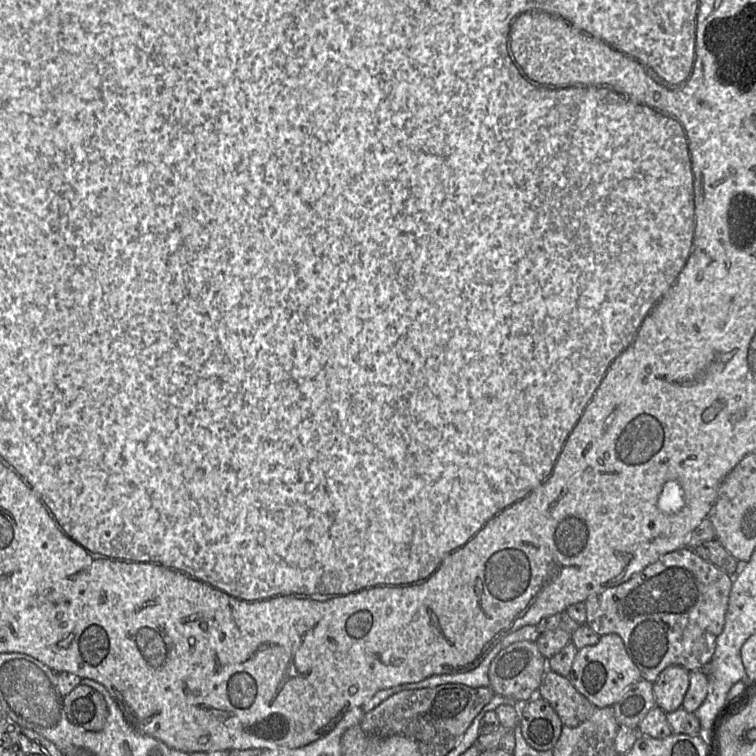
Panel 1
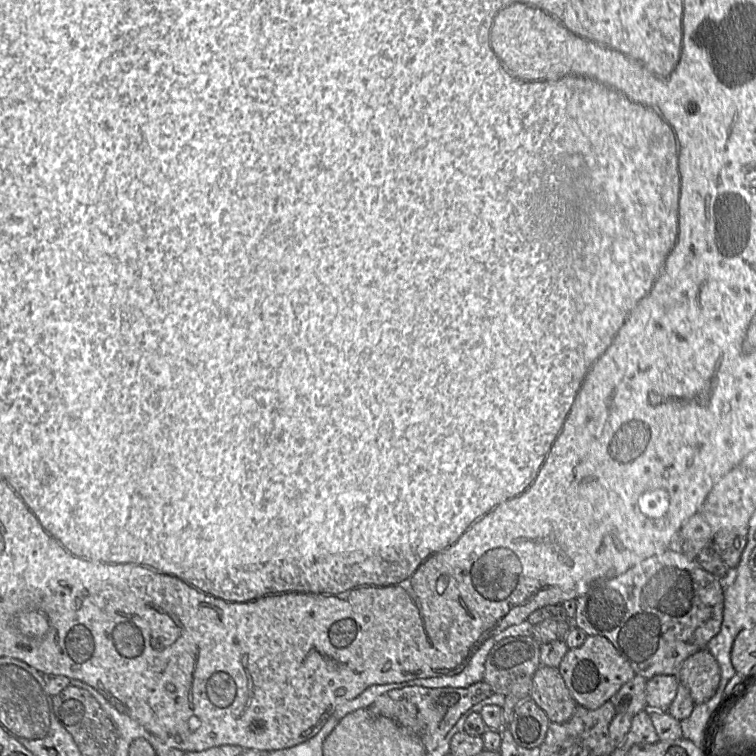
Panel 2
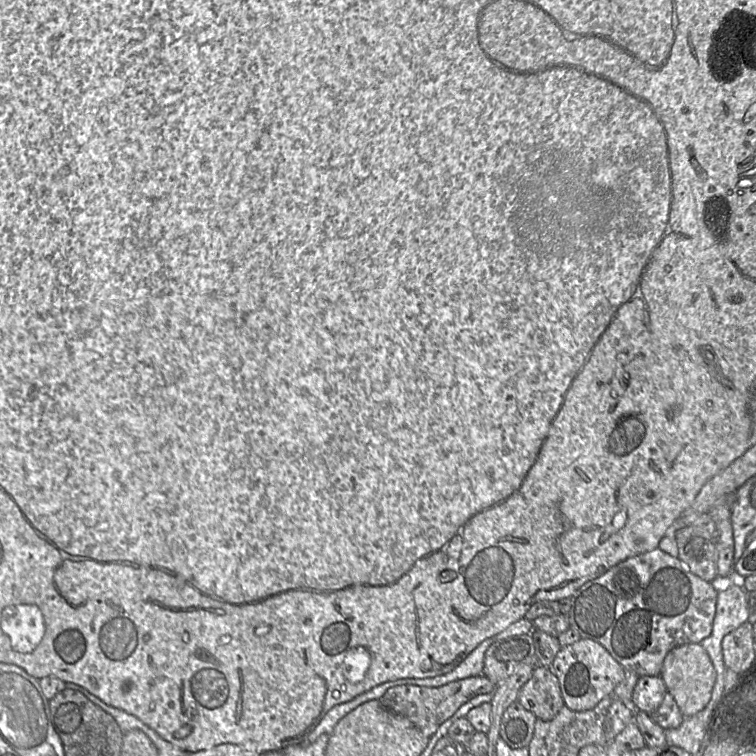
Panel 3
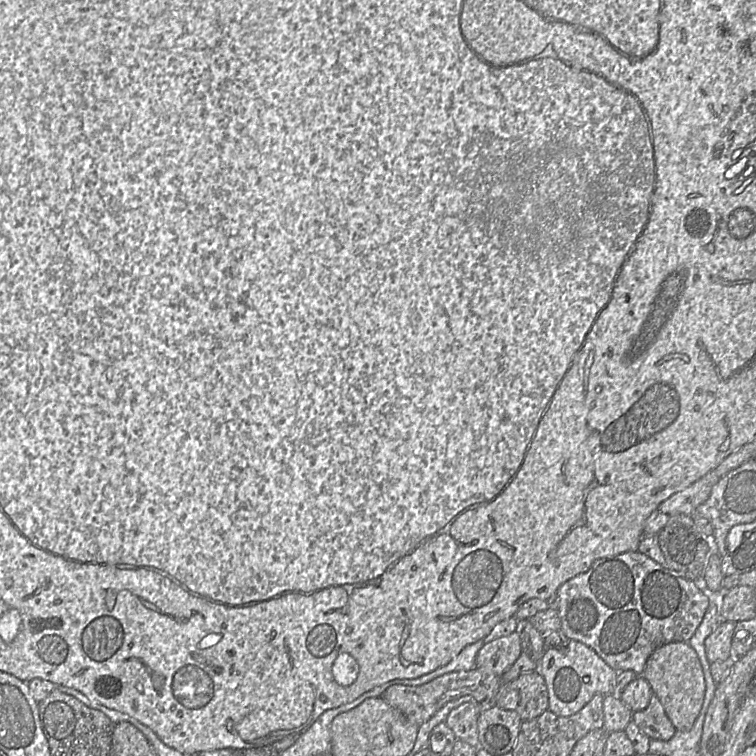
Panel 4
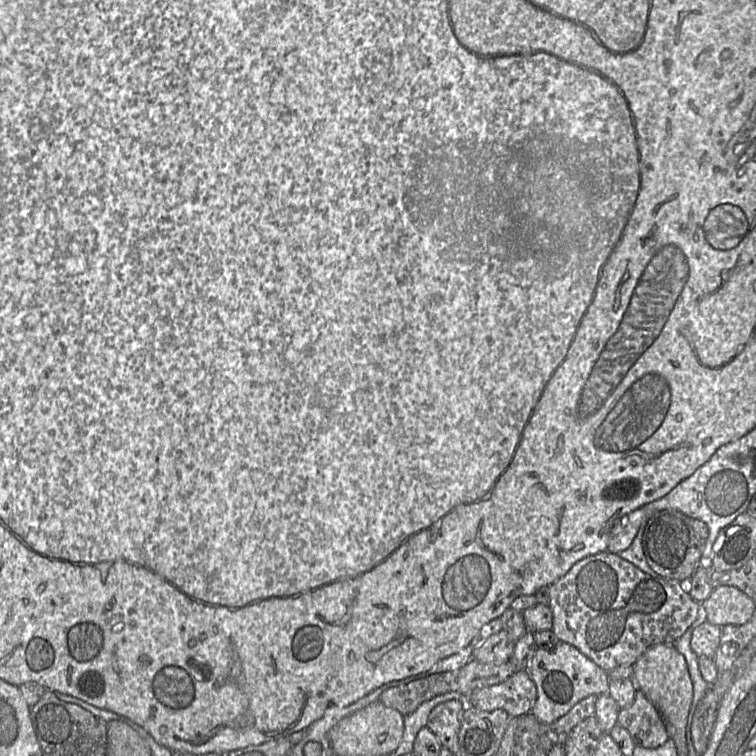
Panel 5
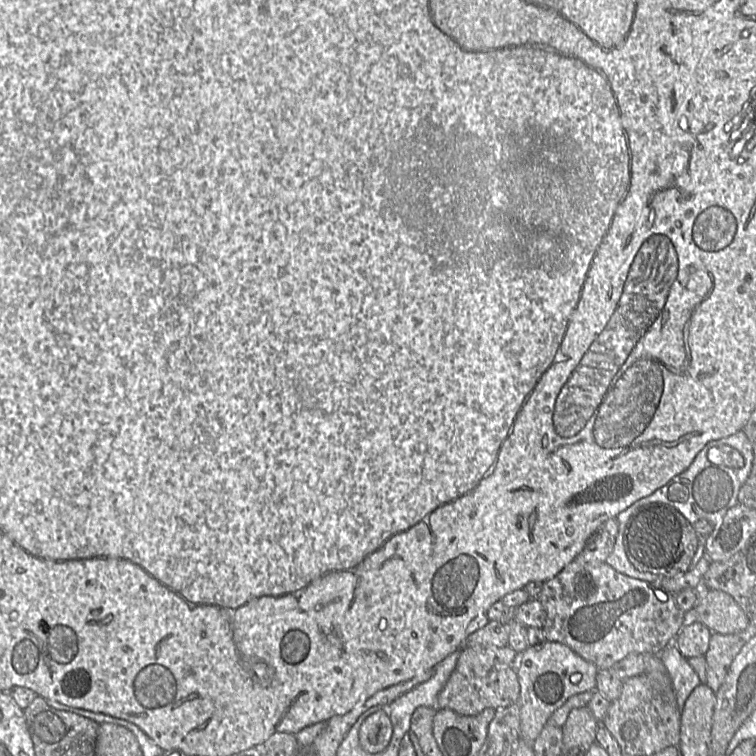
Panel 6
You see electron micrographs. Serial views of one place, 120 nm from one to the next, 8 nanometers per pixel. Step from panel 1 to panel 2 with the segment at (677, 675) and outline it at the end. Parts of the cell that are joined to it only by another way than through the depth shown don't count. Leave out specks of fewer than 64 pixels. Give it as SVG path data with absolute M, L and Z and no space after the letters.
M656 675L646 682L646 702L651 710L668 712L680 682L674 675Z

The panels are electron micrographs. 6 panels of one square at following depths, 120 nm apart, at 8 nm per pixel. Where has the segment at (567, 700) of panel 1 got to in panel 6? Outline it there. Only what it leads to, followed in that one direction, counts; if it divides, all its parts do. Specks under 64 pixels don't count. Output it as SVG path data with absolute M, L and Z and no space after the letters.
M498 667L487 676L465 675L454 670L438 695L438 708L450 709L464 716L476 716L487 708L506 708L518 703L520 684L515 669Z

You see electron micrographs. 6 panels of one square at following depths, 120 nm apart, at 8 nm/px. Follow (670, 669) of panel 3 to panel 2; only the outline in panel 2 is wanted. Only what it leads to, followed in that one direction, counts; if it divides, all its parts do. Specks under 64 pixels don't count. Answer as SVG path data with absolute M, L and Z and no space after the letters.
M708 649L700 650L682 664L678 680L687 687L695 703L699 705L711 699L721 679L718 662Z

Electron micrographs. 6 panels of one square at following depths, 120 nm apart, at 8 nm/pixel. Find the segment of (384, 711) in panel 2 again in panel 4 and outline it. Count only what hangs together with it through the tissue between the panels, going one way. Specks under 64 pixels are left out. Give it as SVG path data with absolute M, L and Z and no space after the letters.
M476 666L471 670L451 672L438 676L419 686L394 685L386 689L380 697L403 713L409 720L421 725L428 721L446 703L465 695L471 695L474 701L483 706L492 703L501 681L501 676Z

